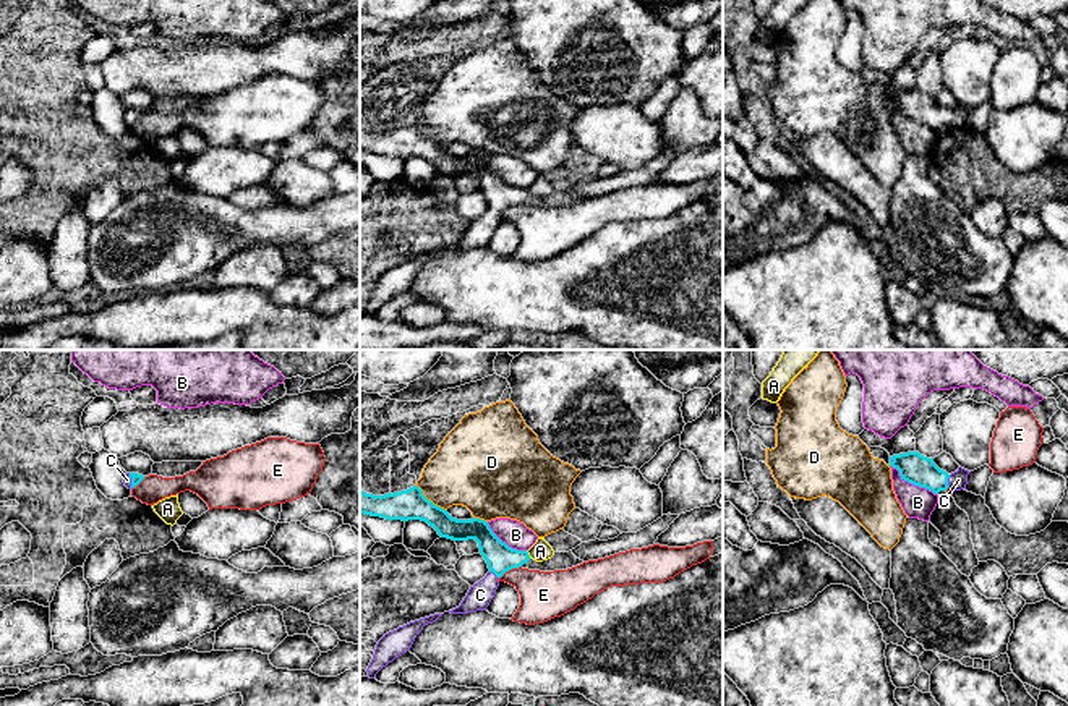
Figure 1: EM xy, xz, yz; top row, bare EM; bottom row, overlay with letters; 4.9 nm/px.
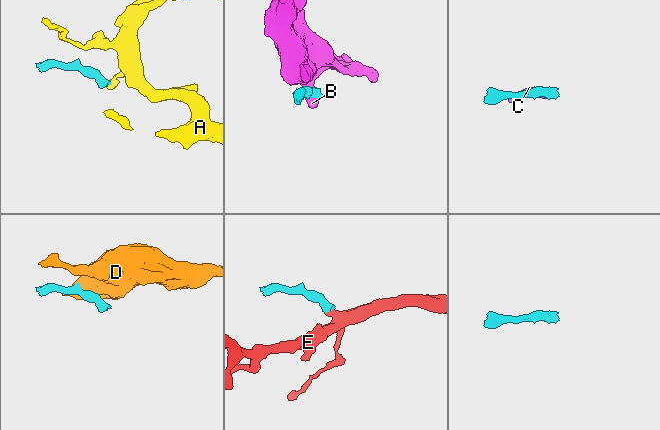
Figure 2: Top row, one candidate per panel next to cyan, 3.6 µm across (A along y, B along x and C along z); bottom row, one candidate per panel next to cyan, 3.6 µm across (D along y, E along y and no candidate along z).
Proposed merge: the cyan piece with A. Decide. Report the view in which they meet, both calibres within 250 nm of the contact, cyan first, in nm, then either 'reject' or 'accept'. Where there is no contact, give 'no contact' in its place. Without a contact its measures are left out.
xz | 140/100 nm | reject

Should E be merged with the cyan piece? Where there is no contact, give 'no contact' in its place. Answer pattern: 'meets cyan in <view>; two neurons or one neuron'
meets cyan in xz; two neurons

